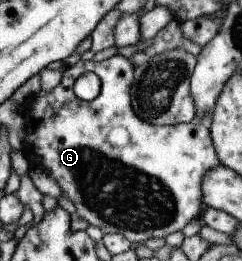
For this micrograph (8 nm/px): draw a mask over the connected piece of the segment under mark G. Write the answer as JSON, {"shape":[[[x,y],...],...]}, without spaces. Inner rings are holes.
{"shape":[[[115,54],[105,60],[99,62],[93,62],[92,60],[78,60],[75,64],[66,66],[61,70],[61,77],[59,83],[53,89],[45,91],[44,89],[38,90],[34,95],[30,97],[25,106],[25,133],[23,143],[29,146],[35,157],[39,159],[39,165],[47,172],[47,175],[55,180],[57,187],[63,196],[67,197],[73,207],[75,207],[75,213],[77,217],[81,217],[87,221],[88,225],[94,225],[99,227],[103,234],[119,234],[125,239],[128,239],[131,243],[143,244],[146,239],[149,238],[163,238],[168,233],[174,231],[180,231],[180,229],[193,218],[199,218],[201,210],[204,209],[204,205],[201,201],[200,183],[203,174],[215,167],[217,164],[221,164],[215,155],[213,144],[208,132],[207,126],[201,125],[199,121],[195,119],[186,124],[175,124],[172,126],[154,126],[150,123],[140,120],[134,115],[130,106],[130,89],[133,83],[134,67],[132,63],[125,57]],[[91,72],[97,75],[100,79],[100,92],[95,99],[91,101],[85,101],[77,99],[72,90],[72,85],[75,79],[82,73]]]}

